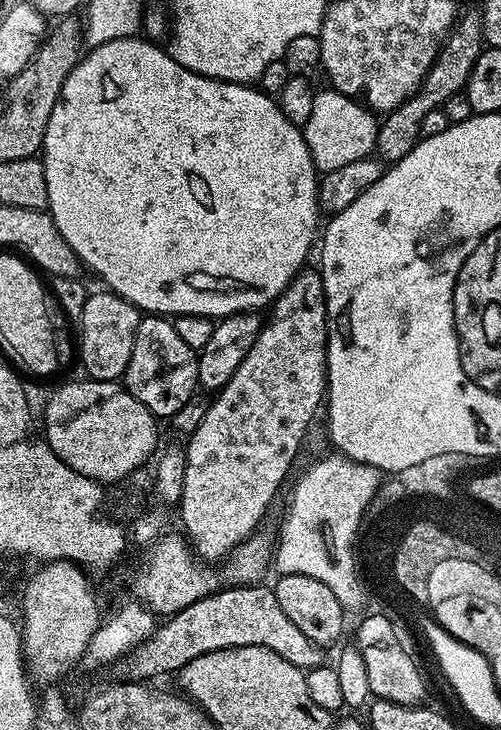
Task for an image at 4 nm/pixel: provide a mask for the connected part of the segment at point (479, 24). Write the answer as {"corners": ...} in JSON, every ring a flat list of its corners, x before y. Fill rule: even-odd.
{"corners":[[468,12,465,16,463,13,457,19,452,31,448,33,447,40,440,45,440,53,436,55,432,68,424,75,420,89,379,121,375,155,381,161,395,162,410,154,410,150,422,138,424,119,430,114,430,110,441,107,451,96,459,96,465,91,470,74,485,48,484,21,481,13]]}

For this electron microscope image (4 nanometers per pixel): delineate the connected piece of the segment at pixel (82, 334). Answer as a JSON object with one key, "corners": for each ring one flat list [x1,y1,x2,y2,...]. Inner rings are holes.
{"corners":[[107,290,93,291,82,305,81,318,78,321,78,360,84,363,84,368,93,380,119,381,123,377,126,366,130,362,130,350,134,350,134,334,138,330,138,322,142,318,139,308,135,308,126,298]]}

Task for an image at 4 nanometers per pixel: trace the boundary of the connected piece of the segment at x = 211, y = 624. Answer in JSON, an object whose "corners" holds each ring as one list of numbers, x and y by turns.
{"corners":[[257,582,239,586,224,586,220,591,212,592,206,598,198,598,198,602,190,602,190,606,167,617,147,640,133,648,119,661,118,667,128,675,125,677,148,680,150,676,160,676,166,672,175,674,182,666,186,666,186,662,199,658,202,654,238,646,266,646,266,650,274,650,274,654,286,658,286,662,292,662,294,666,305,670,325,663,326,656,320,653,323,652,321,645,310,642,310,638,306,638,306,634,302,634,302,630,298,630,298,626,294,626,290,618,286,618,282,606,278,606,275,591,271,587,263,588,262,585,263,583]]}

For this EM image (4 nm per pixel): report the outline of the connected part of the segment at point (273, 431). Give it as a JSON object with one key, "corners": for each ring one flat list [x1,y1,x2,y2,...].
{"corners":[[302,270,296,275,295,280,286,286,286,290,277,298,276,303,271,305,266,319,263,321,258,338,254,346,250,346,250,354,242,358,242,366,234,370,230,382,220,389,219,393,211,397,206,414,202,422,187,437,188,444,184,448,184,477,182,478,182,492,178,501,180,508,180,524,183,535,186,537,193,553,201,561,217,562,223,561,238,545,247,540,249,536,257,531,260,519,268,512,268,507,272,504,272,499,280,492,280,487,284,484,284,479,288,476,288,471,292,468,292,463,296,460,296,455,300,452,300,447,304,444,304,435,308,432,308,427,312,424,312,419,316,416,316,411,321,411,326,400,326,389,328,387,328,311,326,310,326,298,324,297,324,287,319,271]]}

